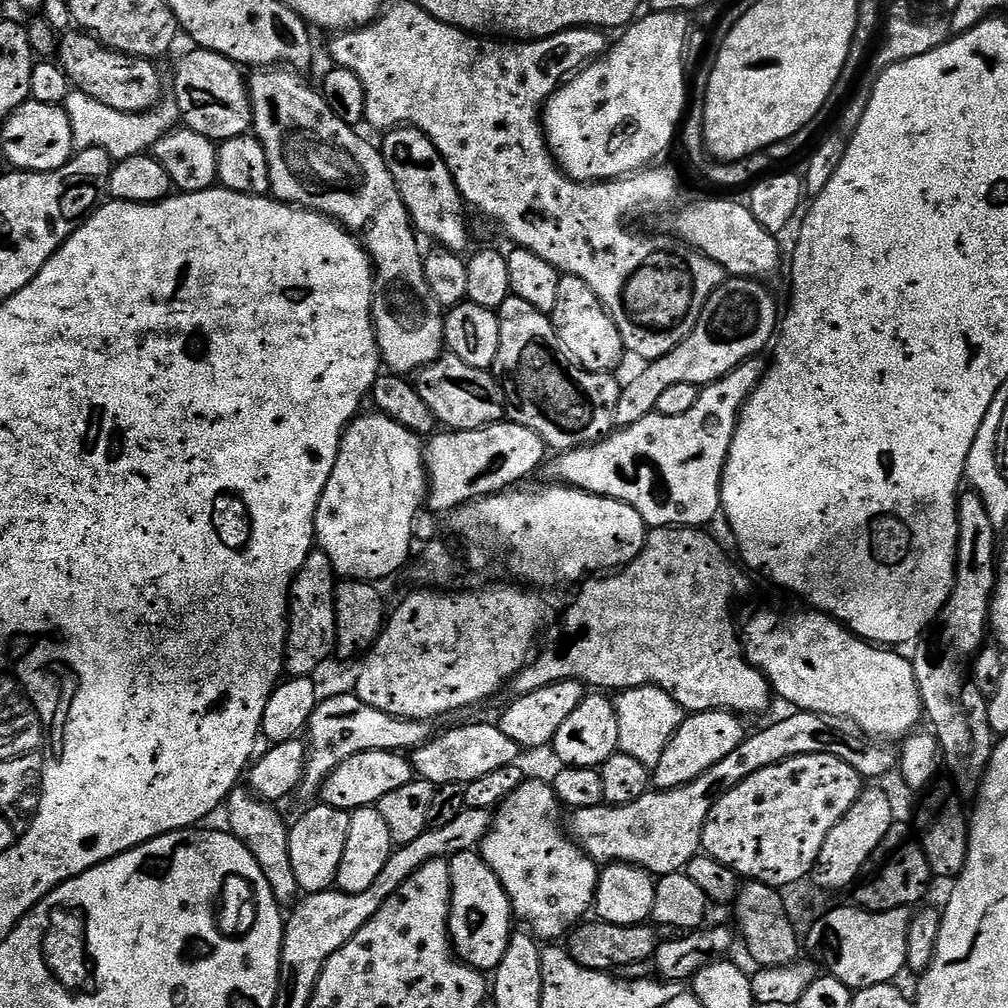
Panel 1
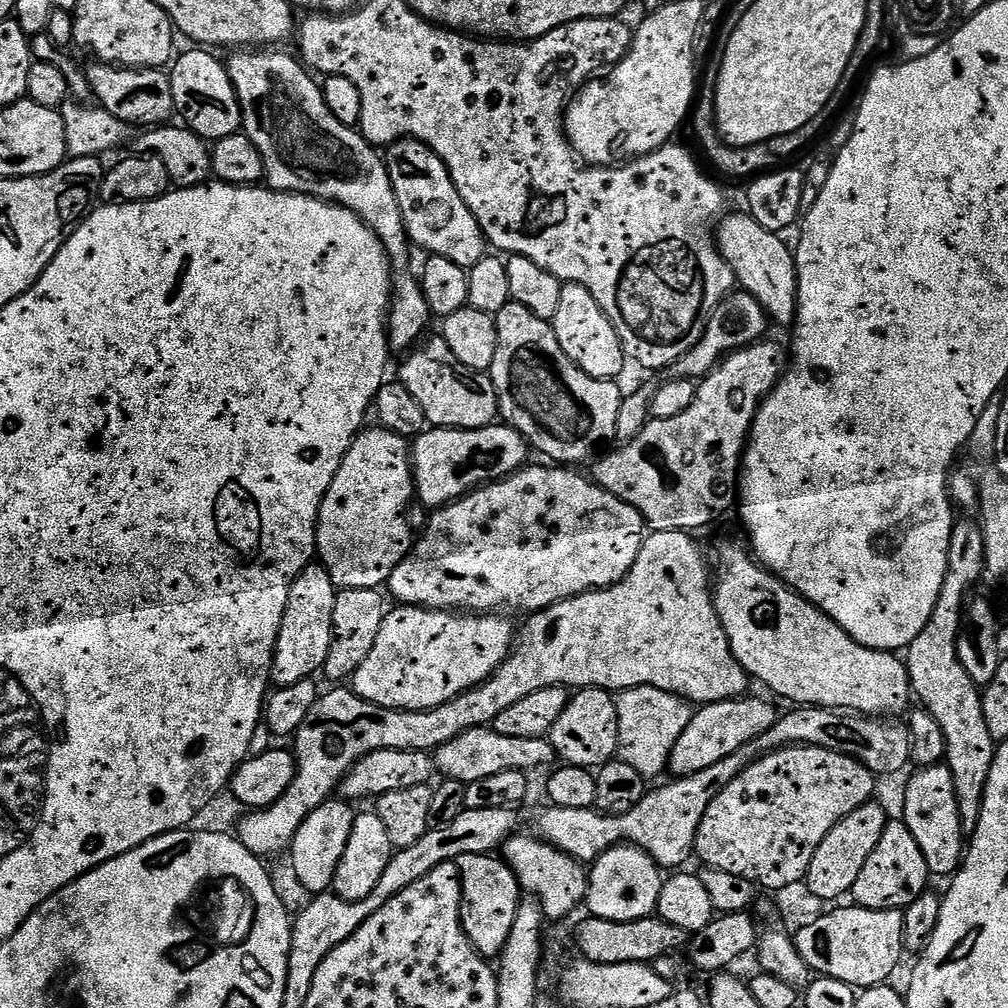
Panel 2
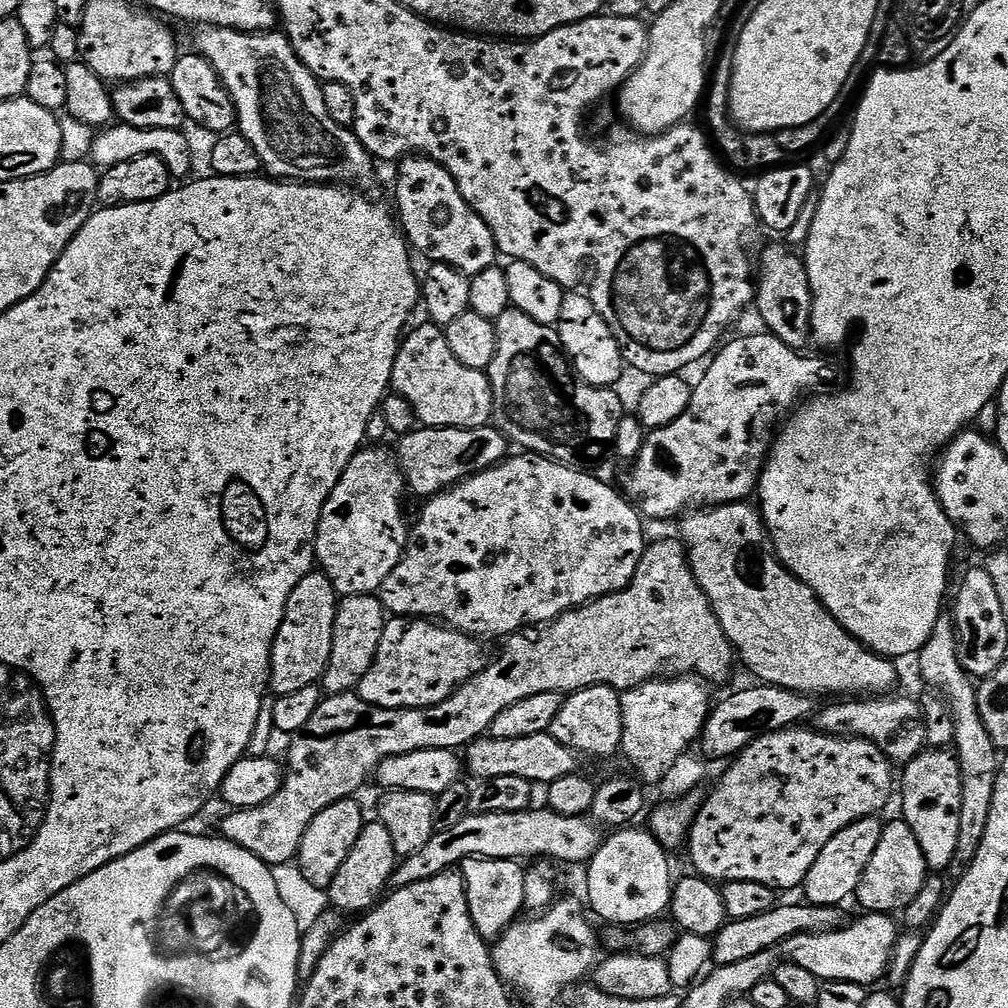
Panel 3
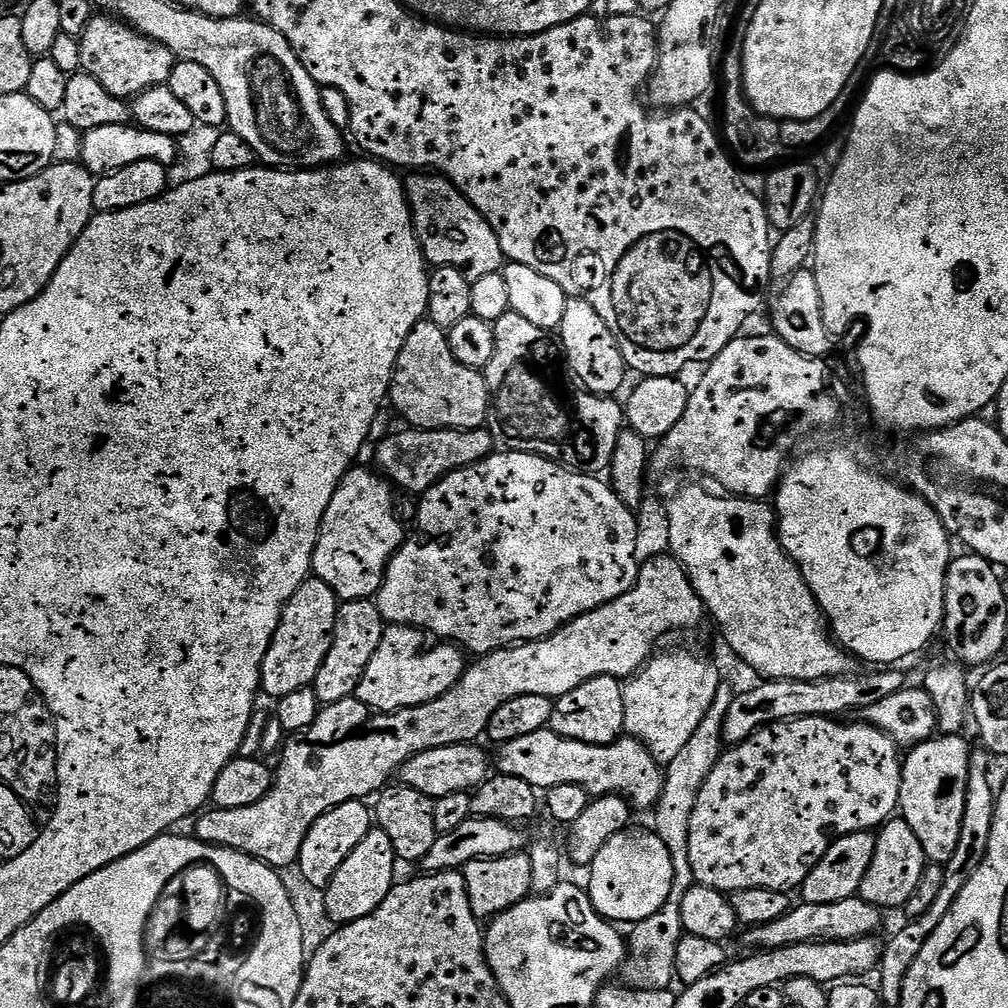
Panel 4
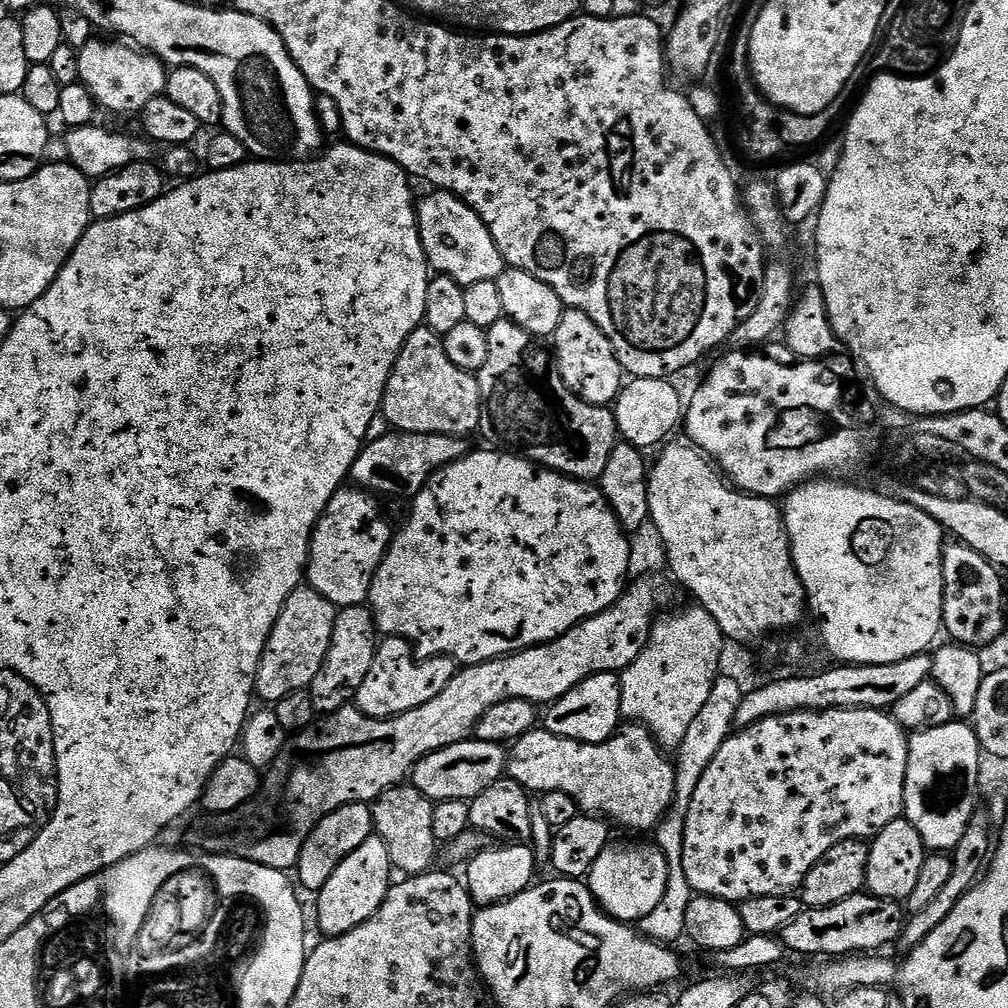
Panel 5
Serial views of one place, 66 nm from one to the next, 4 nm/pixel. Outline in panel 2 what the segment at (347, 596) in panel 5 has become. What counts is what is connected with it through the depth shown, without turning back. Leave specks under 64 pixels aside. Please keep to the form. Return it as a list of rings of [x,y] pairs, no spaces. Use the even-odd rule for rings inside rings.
[[[368,426],[358,433],[350,450],[330,482],[324,501],[320,503],[320,517],[316,523],[316,550],[319,563],[341,588],[374,588],[387,585],[392,571],[406,559],[414,536],[410,531],[405,513],[414,500],[414,477],[410,444],[398,433],[381,426]]]

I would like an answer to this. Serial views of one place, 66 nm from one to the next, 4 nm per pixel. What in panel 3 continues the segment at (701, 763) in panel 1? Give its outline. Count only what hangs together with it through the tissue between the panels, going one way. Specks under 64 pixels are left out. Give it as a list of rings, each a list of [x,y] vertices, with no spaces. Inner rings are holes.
[[[755,686],[750,690],[733,691],[720,705],[718,703],[708,713],[698,744],[704,747],[705,757],[720,760],[723,756],[735,758],[747,744],[752,743],[765,732],[776,732],[779,728],[790,728],[817,711],[818,704],[813,697],[803,692],[791,692],[785,688]]]

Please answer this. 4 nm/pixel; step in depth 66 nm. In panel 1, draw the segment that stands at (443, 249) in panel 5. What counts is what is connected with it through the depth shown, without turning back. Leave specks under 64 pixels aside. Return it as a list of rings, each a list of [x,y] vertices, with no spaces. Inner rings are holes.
[[[411,126],[393,128],[385,131],[383,136],[384,141],[379,141],[378,147],[398,186],[402,202],[412,219],[412,227],[421,237],[429,236],[436,240],[432,242],[439,247],[463,253],[468,244],[468,224],[464,221],[466,205],[434,142]]]

